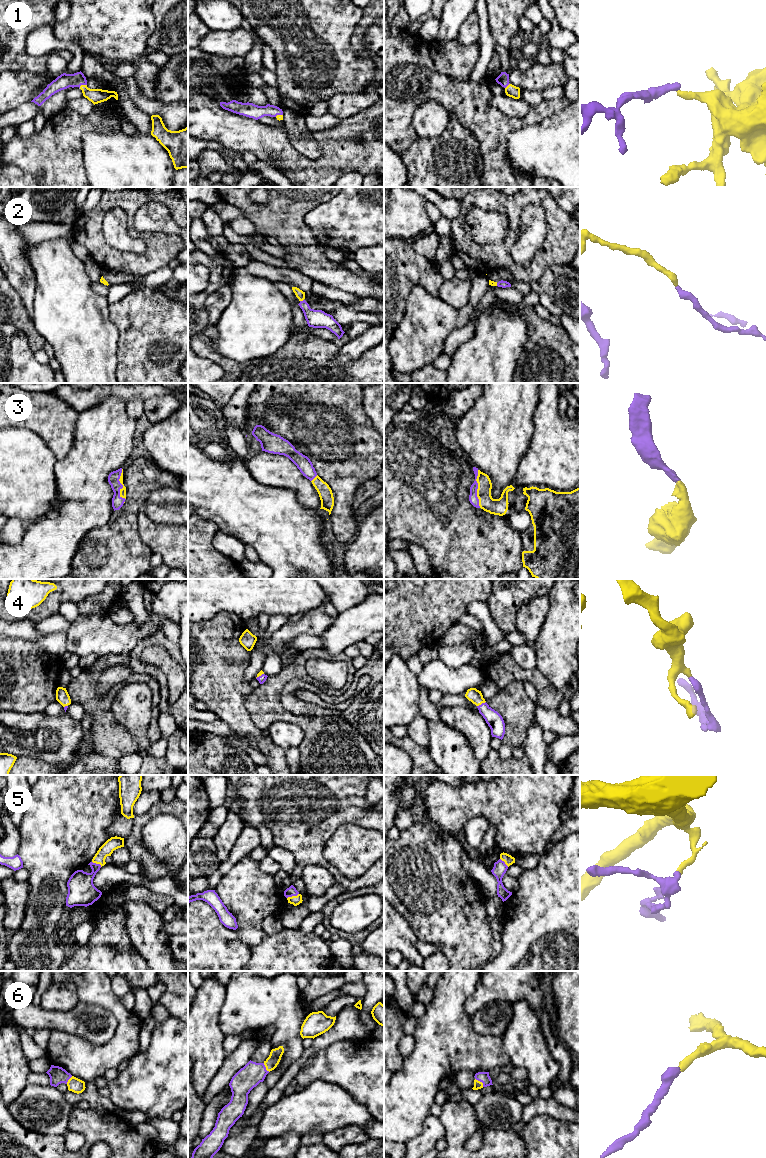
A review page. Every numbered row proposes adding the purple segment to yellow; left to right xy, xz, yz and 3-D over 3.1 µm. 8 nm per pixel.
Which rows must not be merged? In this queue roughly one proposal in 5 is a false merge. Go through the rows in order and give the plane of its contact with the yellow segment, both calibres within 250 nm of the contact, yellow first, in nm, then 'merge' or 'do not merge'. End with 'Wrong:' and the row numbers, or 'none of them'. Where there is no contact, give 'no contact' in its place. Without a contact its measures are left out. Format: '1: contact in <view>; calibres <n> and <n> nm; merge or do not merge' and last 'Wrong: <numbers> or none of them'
1: contact in xy; calibres 120 and 120 nm; merge
2: contact in xz; calibres 70 and 140 nm; merge
3: contact in yz; calibres 130 and 70 nm; merge
4: contact in yz; calibres 110 and 130 nm; merge
5: contact in xz; calibres 80 and 80 nm; merge
6: contact in yz; calibres 60 and 90 nm; merge
Wrong: none of them

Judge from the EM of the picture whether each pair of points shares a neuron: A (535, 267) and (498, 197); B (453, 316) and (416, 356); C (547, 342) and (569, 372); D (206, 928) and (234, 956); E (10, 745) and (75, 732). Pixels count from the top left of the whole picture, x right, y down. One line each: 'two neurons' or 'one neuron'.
A: one neuron
B: one neuron
C: one neuron
D: one neuron
E: one neuron

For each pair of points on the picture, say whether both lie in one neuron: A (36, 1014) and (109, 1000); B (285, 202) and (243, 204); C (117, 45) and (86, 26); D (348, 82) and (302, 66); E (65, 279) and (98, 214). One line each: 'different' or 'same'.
A: different
B: same
C: same
D: same
E: different

